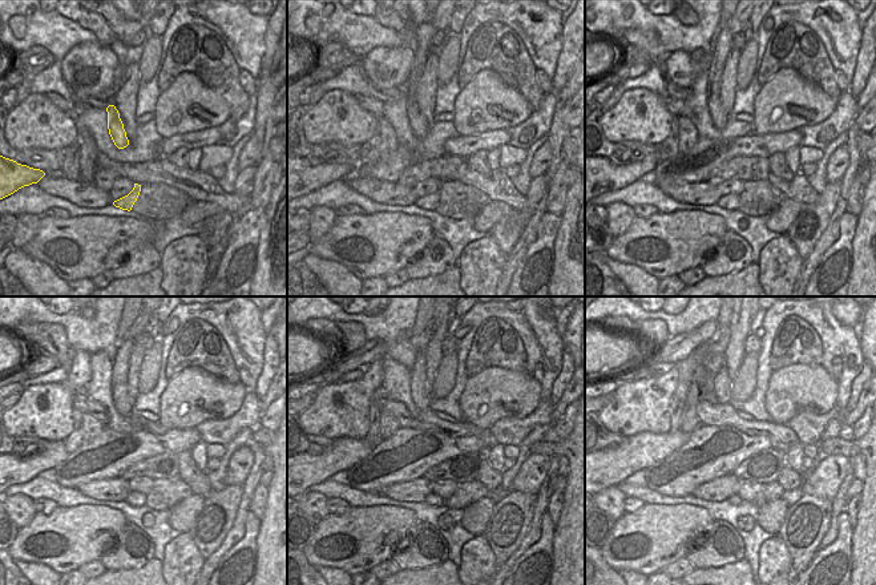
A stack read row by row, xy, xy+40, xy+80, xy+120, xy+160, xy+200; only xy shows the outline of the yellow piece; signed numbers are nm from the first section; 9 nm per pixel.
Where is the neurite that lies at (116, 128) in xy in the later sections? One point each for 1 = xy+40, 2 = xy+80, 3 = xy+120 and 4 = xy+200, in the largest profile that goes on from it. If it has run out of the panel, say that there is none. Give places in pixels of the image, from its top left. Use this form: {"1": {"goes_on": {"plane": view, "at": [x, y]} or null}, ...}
{"1": {"goes_on": {"plane": "xy+40", "at": [418, 122]}}, "2": {"goes_on": {"plane": "xy+80", "at": [719, 117]}}, "3": {"goes_on": {"plane": "xy+120", "at": [124, 404]}}, "4": {"goes_on": {"plane": "xy+200", "at": [721, 388]}}}

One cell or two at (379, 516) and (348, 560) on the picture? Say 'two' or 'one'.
one

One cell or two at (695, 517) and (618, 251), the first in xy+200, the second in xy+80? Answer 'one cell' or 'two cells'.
one cell

